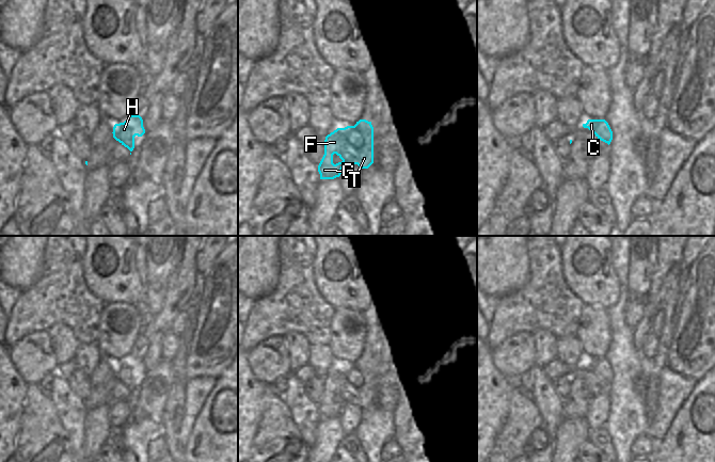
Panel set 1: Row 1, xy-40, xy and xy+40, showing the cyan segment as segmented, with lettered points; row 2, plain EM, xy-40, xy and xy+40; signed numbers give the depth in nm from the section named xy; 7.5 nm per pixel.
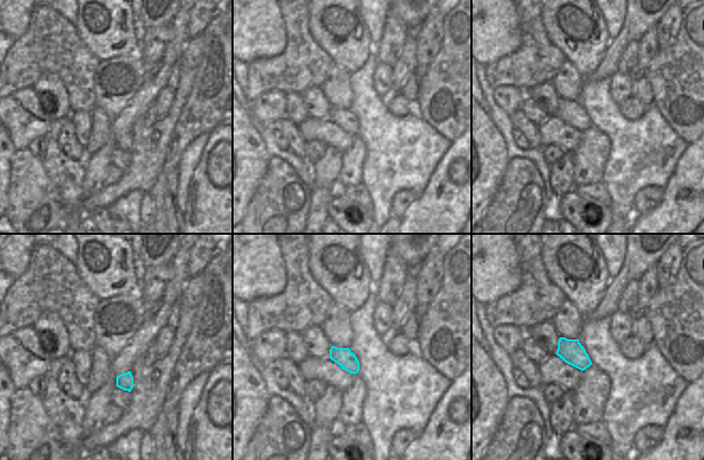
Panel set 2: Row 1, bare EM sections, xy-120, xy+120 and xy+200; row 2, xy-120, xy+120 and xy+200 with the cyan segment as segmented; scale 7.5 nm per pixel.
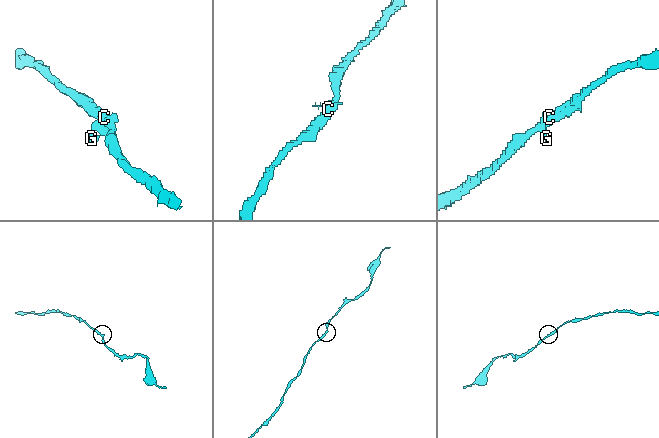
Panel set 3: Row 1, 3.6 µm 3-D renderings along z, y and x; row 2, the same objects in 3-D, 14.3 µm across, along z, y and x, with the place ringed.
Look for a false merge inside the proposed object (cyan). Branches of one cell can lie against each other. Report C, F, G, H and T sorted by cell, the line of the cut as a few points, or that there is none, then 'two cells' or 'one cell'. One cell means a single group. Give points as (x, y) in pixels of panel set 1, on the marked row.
C F G H T | no cut | one cell

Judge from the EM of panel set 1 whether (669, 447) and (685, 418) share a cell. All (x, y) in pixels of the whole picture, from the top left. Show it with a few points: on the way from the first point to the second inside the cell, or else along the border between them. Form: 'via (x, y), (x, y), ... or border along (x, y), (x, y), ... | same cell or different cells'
via (676, 440), (676, 434), (682, 426) | same cell

